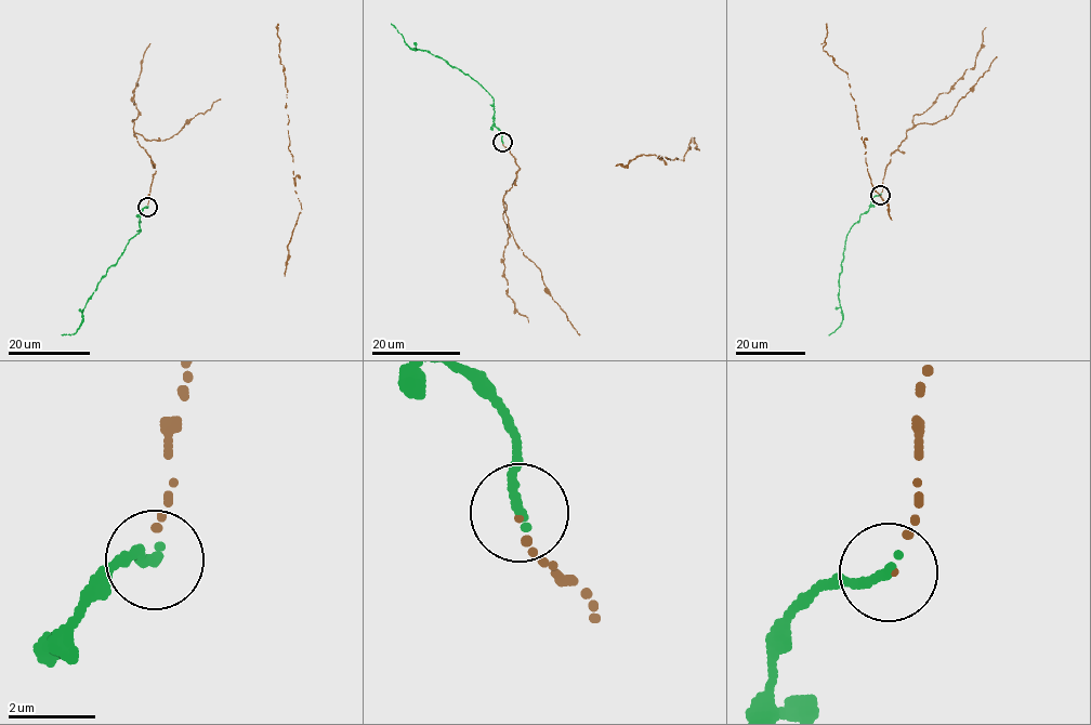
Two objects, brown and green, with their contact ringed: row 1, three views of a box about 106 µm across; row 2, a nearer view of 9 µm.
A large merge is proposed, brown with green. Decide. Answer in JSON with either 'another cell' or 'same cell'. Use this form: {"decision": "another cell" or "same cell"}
{"decision": "same cell"}

